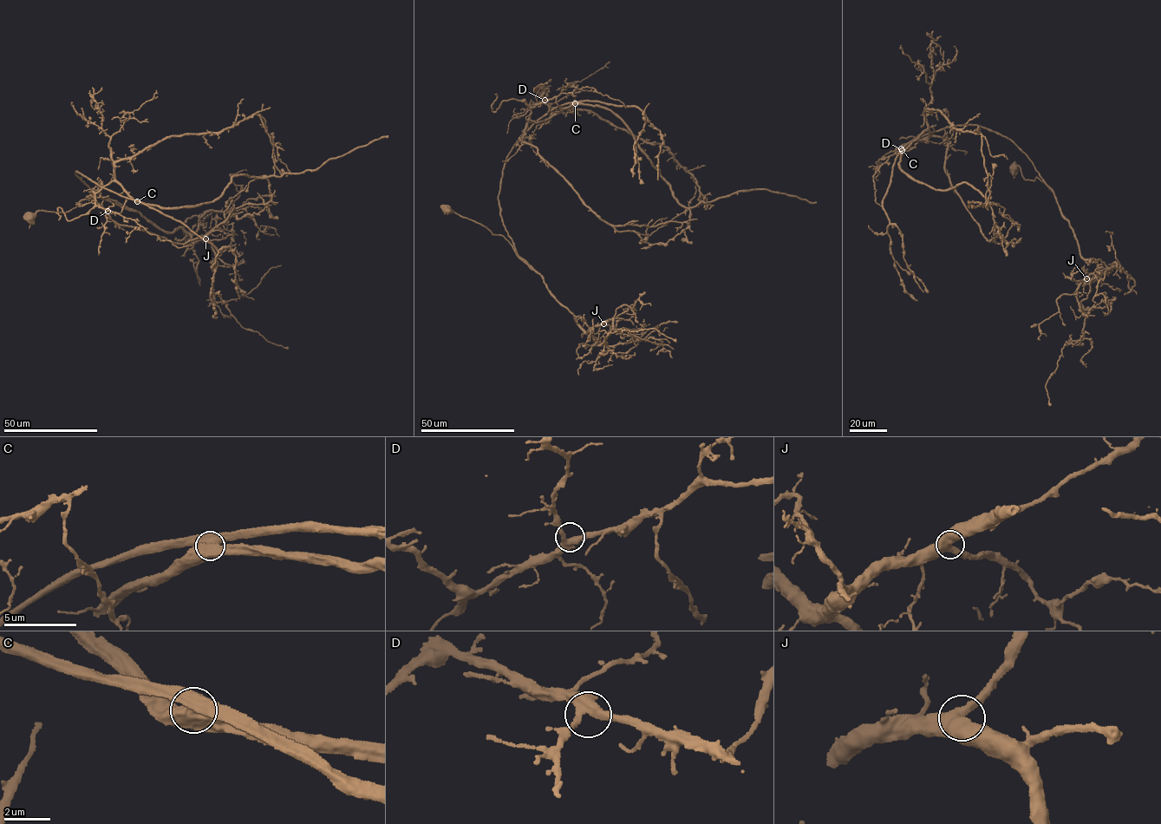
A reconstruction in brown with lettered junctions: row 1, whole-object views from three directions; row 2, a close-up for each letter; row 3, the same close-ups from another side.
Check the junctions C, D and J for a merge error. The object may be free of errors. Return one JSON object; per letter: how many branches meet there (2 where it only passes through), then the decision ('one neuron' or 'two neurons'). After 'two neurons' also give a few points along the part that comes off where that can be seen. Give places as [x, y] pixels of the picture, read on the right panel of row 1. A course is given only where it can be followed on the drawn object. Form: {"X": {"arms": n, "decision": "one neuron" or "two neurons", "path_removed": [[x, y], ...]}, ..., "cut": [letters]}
{"C": {"arms": 3, "decision": "two neurons", "path_removed": [[902, 150], [928, 130], [942, 137], [949, 180], [983, 236], [994, 243], [1001, 229], [992, 230], [994, 222]]}, "D": {"arms": 3, "decision": "one neuron"}, "J": {"arms": 3, "decision": "one neuron"}, "cut": ["C"]}

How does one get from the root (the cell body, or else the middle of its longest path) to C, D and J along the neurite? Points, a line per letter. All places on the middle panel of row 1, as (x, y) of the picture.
C: (446, 208), (503, 236), (534, 270), (519, 257), (502, 220), (502, 170), (520, 136), (550, 111), (575, 102)
D: (446, 208), (503, 236), (534, 270), (518, 253), (498, 199), (507, 155), (536, 121), (531, 107), (544, 100)
J: (446, 208), (505, 238), (585, 331), (603, 323)

